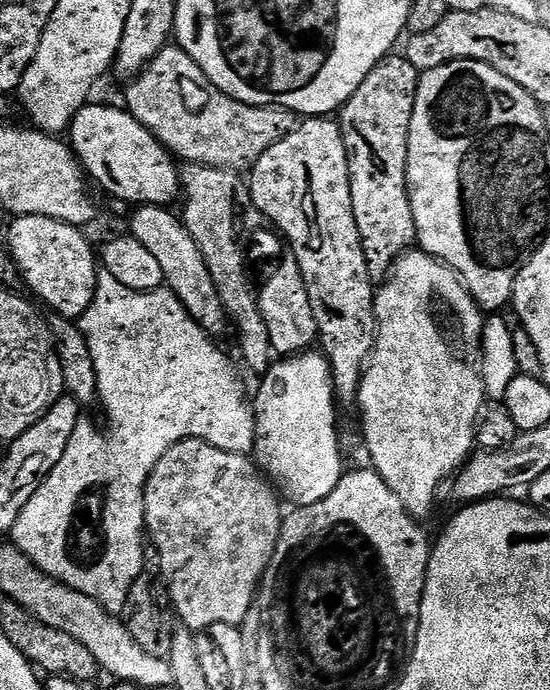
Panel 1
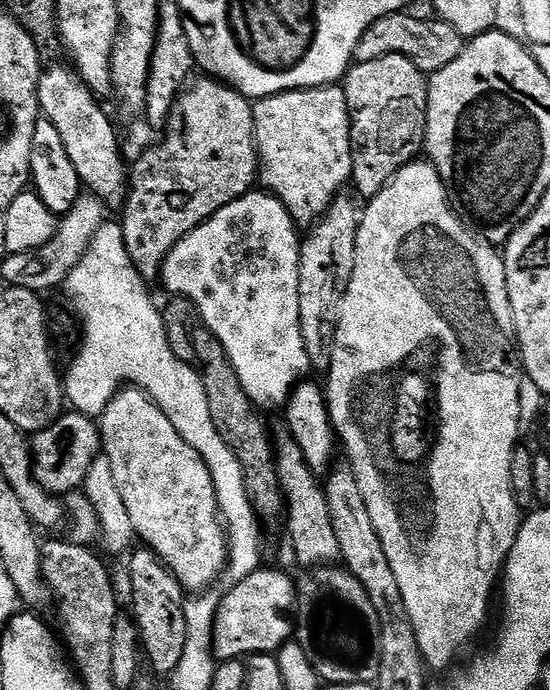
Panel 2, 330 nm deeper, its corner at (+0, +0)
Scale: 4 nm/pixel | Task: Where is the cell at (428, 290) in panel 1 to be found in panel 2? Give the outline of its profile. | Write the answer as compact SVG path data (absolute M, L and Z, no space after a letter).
M413 162L407 164L400 173L381 190L377 196L371 197L367 201L368 209L363 209L360 225L358 226L358 242L356 243L356 261L354 262L354 274L348 283L348 289L344 292L344 301L340 303L340 317L336 323L336 333L334 334L334 346L328 368L328 384L326 383L326 395L328 398L328 413L332 419L333 429L338 437L339 443L348 451L347 463L358 482L358 490L362 490L362 498L366 498L366 510L370 510L370 522L374 522L374 530L378 530L378 538L382 538L382 550L386 550L386 558L390 562L390 567L394 569L394 578L398 578L398 587L402 590L402 602L406 602L406 614L410 614L410 622L414 626L414 634L418 638L418 646L424 655L425 665L436 672L443 668L448 668L468 647L472 644L472 639L484 628L484 623L488 620L488 607L492 604L492 587L497 587L501 579L504 565L508 563L508 556L512 552L512 547L516 541L516 536L520 533L522 523L522 510L516 504L516 499L510 486L510 462L515 454L518 445L521 443L520 431L520 387L525 380L524 369L520 362L520 349L516 346L516 331L514 330L514 314L510 310L510 294L508 293L508 279L506 278L506 266L504 257L487 240L481 238L469 225L465 224L456 211L448 203L448 191L444 189L442 178L438 170L427 162Z

